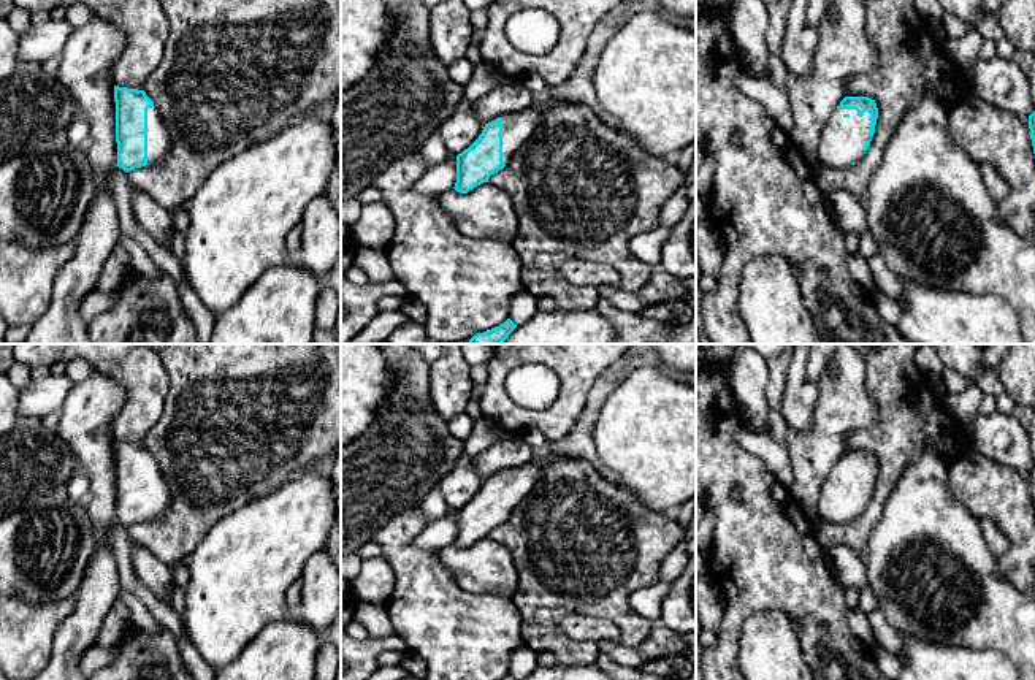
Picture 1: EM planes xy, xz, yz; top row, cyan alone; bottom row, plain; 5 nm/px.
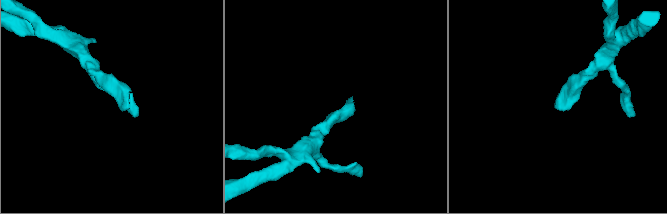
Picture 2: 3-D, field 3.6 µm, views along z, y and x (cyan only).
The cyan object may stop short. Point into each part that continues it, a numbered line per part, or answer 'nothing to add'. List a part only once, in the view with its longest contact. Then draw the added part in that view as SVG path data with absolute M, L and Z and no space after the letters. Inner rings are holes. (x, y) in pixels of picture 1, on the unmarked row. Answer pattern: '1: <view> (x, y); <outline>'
1: yz (842, 496); M835 464L832 472L824 480L821 495L818 499L819 517L832 523L846 523L853 517L861 515L864 510L864 499L870 495L870 466L865 466L862 472L856 464Z

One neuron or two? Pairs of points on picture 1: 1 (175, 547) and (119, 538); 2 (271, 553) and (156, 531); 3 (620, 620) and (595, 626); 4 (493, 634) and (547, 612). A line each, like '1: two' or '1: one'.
1: two
2: two
3: two
4: two

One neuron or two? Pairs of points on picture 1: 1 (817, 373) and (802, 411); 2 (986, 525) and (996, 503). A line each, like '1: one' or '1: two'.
1: two
2: two

